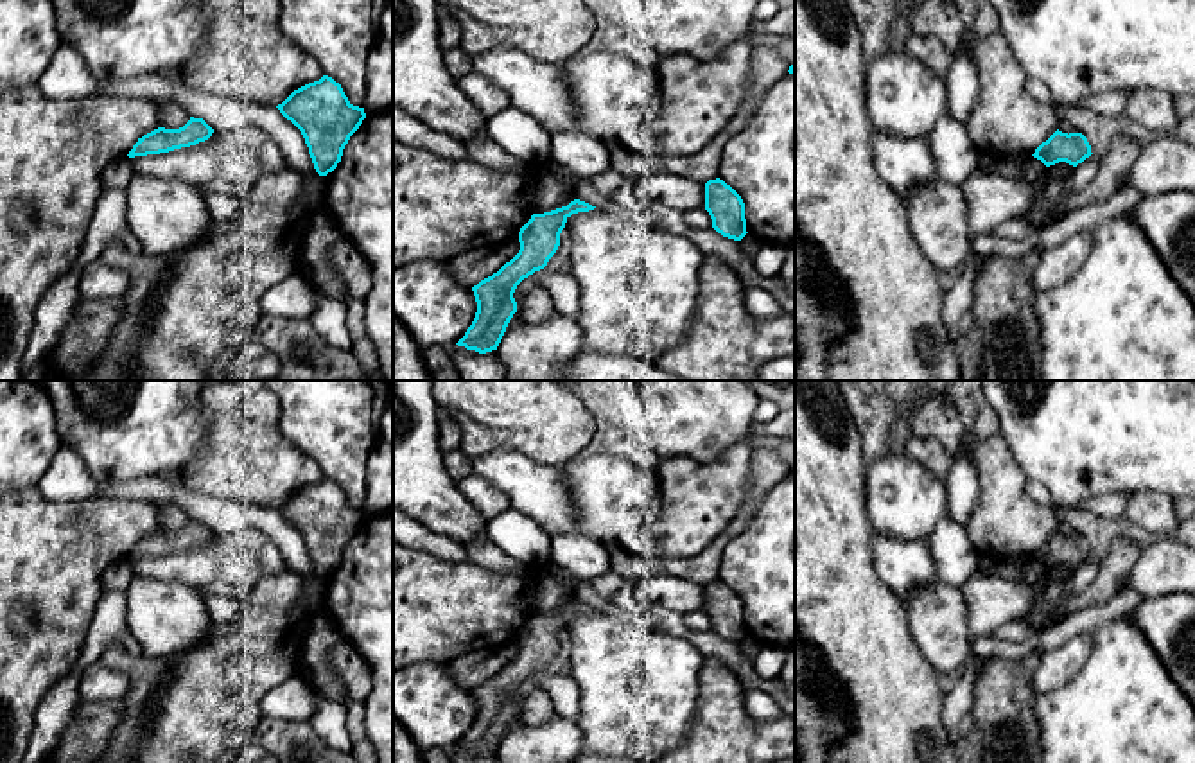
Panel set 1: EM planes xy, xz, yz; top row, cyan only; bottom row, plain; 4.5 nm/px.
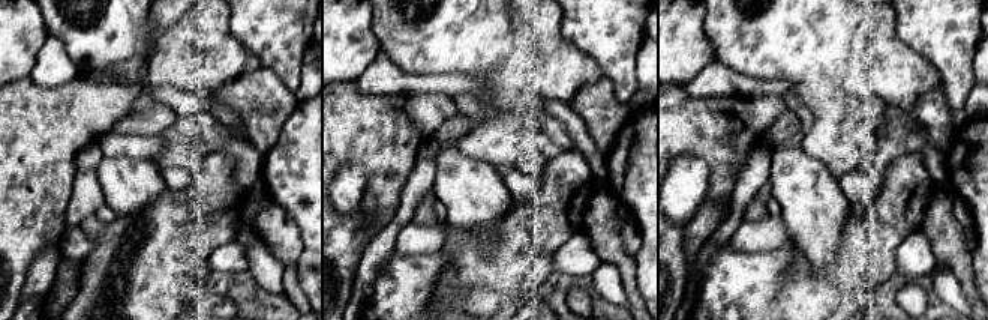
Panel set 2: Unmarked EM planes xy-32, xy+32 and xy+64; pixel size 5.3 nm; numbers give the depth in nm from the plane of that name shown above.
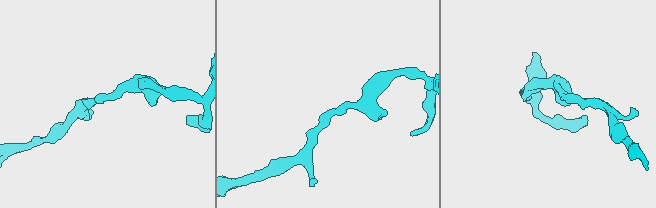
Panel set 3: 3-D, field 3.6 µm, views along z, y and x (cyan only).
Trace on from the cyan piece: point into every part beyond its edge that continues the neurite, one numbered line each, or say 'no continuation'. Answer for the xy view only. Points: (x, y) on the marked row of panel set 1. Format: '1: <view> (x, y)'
no continuation

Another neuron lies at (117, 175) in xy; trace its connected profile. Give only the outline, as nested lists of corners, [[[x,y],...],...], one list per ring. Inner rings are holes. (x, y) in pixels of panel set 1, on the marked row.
[[[122,156],[104,169],[102,189],[126,189],[133,174],[129,156]]]

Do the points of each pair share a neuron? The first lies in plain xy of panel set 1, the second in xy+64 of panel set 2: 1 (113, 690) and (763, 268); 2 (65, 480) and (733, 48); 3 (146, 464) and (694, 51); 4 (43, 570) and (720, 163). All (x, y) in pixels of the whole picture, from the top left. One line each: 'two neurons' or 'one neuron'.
1: two neurons
2: two neurons
3: two neurons
4: one neuron

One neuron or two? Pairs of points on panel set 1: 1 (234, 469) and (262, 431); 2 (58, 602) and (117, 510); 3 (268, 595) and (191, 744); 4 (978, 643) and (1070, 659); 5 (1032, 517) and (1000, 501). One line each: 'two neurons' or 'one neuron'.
1: one neuron
2: one neuron
3: one neuron
4: two neurons
5: one neuron

